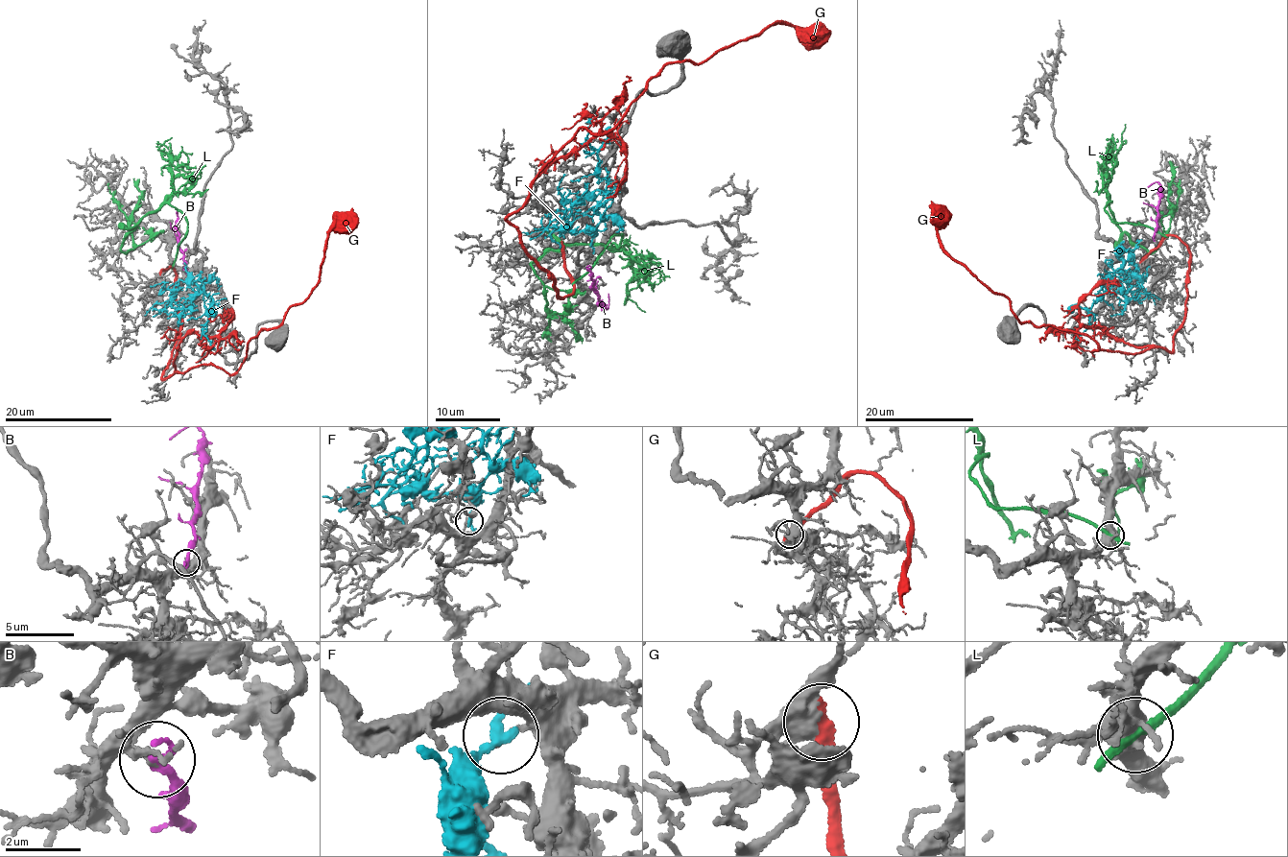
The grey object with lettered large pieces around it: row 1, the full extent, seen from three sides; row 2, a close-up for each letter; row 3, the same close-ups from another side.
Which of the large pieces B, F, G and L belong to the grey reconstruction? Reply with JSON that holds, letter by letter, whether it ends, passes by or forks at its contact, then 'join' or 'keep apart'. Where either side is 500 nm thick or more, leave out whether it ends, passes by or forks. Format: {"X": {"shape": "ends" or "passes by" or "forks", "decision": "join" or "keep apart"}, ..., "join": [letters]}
{"B": {"shape": "passes by", "decision": "keep apart"}, "F": {"shape": "passes by", "decision": "keep apart"}, "G": {"shape": "ends", "decision": "keep apart"}, "L": {"decision": "keep apart"}, "join": []}

